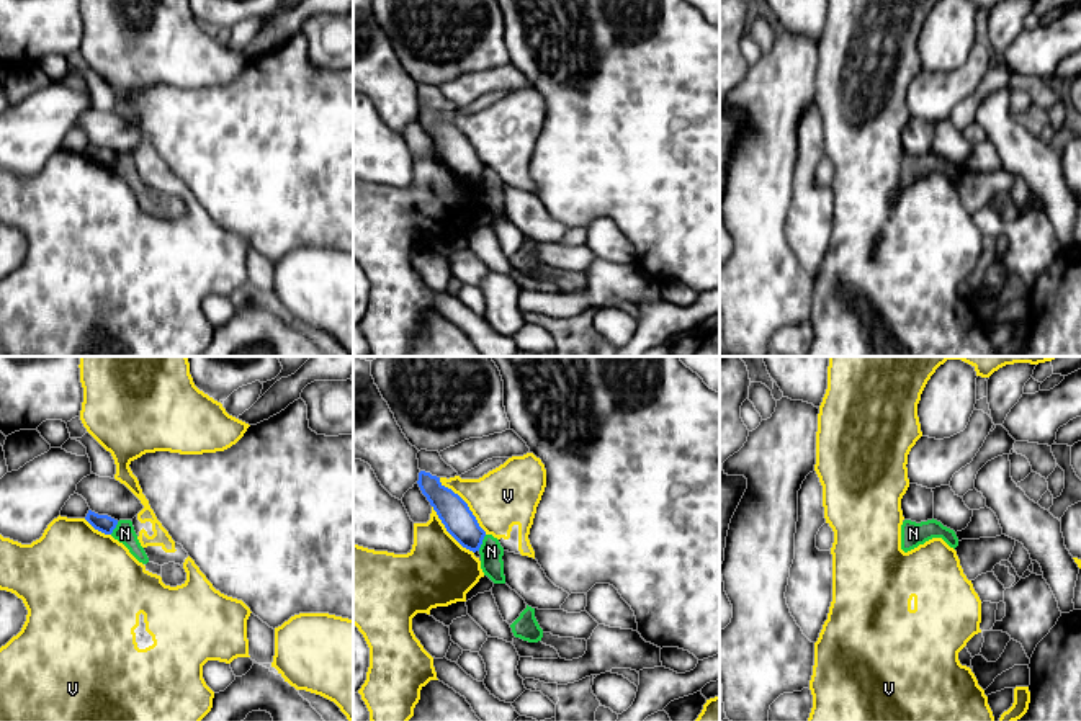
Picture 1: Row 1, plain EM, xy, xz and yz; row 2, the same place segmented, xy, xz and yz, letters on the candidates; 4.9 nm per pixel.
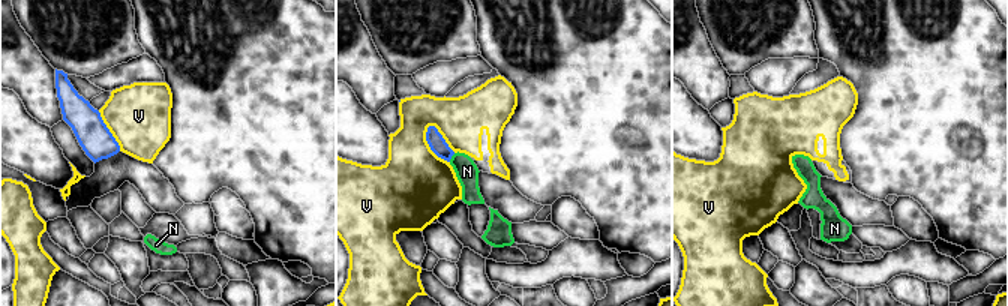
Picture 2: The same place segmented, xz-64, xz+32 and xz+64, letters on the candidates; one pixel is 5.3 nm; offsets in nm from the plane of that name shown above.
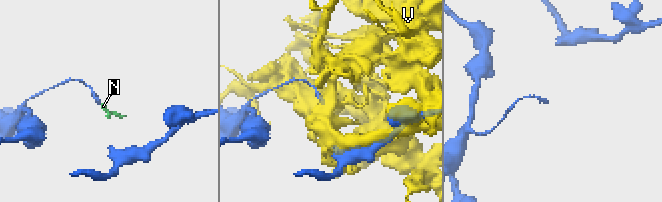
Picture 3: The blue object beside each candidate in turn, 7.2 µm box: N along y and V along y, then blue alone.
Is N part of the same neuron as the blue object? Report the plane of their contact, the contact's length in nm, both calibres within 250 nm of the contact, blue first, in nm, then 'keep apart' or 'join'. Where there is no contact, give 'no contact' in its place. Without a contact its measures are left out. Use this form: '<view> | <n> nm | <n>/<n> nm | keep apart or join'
xz | 90 nm | 150/120 nm | keep apart

